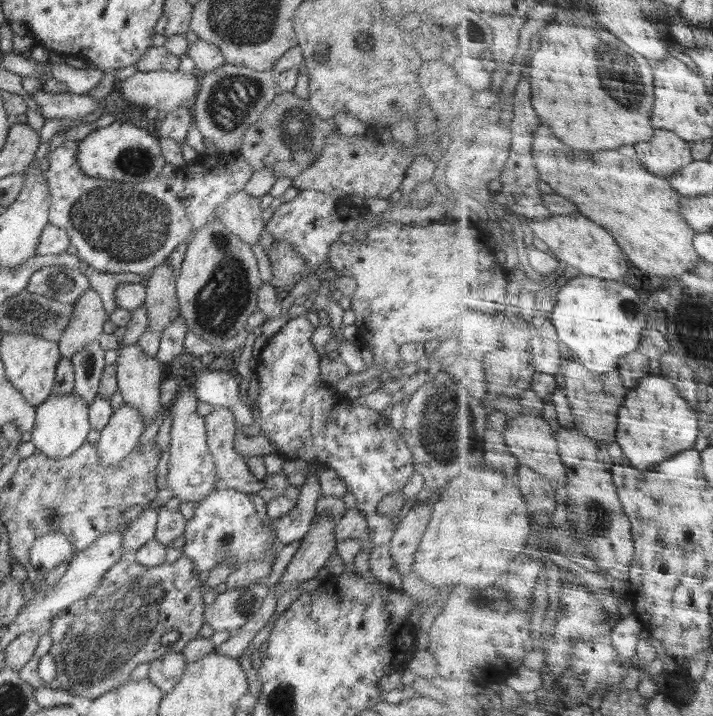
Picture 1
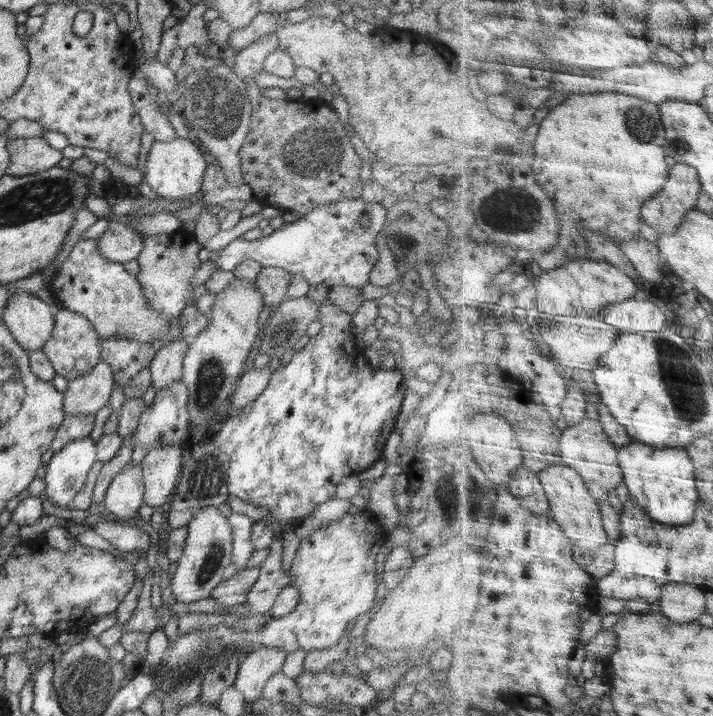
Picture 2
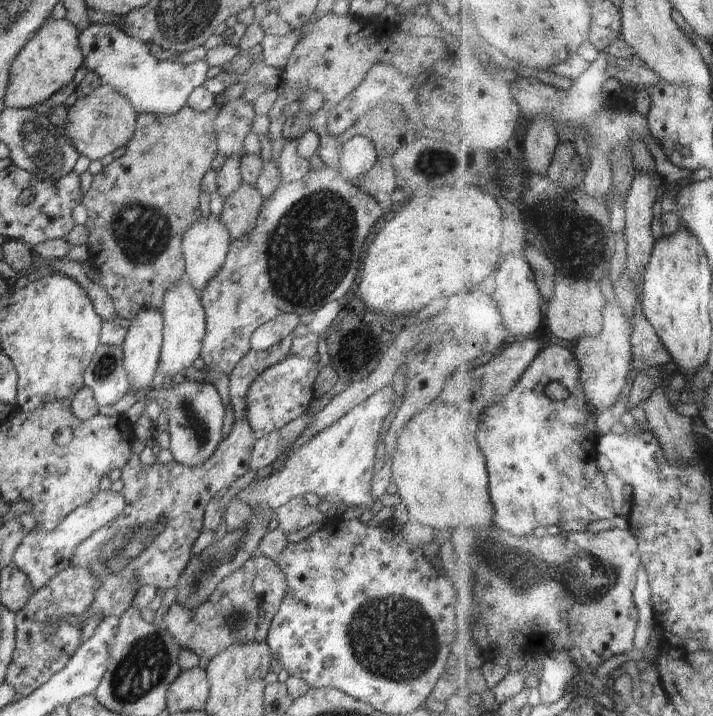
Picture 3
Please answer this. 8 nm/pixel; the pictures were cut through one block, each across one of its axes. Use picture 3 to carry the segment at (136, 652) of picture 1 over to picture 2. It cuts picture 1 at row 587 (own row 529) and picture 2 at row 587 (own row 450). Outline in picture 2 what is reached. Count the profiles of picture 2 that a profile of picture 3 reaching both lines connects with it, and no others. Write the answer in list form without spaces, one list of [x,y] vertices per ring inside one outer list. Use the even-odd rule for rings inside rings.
[[[259,567],[239,569],[228,580],[220,581],[216,588],[211,590],[209,596],[228,608],[245,603],[250,590],[259,577],[259,572]]]

